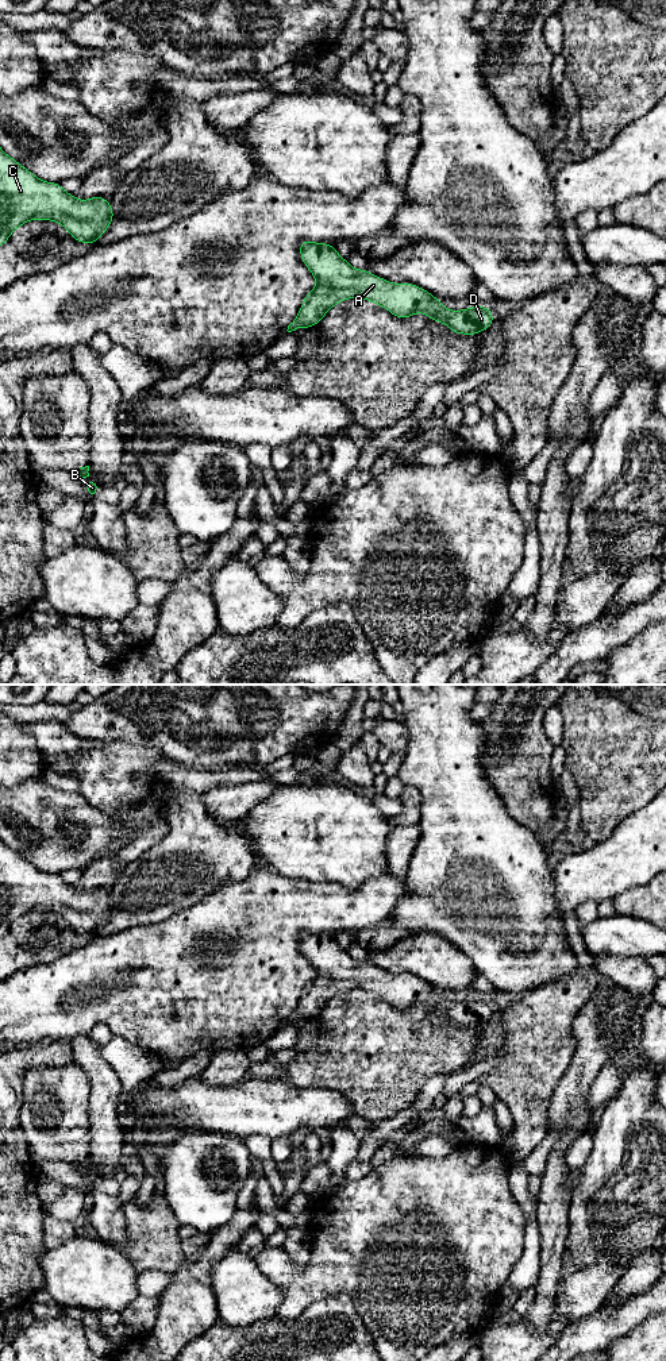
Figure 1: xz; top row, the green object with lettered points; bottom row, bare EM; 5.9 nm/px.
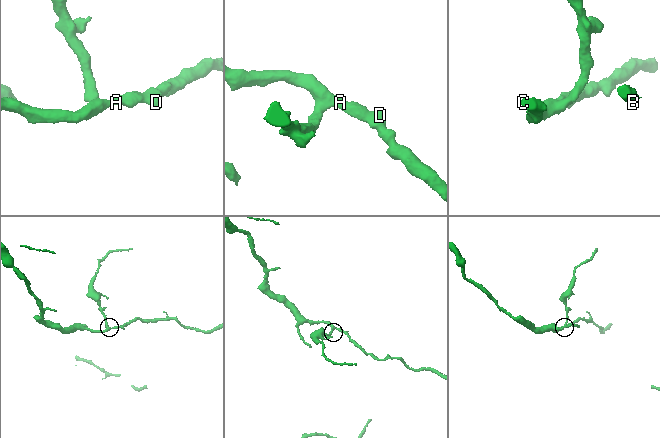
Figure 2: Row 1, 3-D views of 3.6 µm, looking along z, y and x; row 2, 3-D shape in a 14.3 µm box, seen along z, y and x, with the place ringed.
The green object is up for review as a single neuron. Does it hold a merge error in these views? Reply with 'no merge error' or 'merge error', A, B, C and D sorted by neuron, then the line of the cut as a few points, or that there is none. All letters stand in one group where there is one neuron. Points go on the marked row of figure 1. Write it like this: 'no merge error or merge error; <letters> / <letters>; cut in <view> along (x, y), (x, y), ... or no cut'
no merge error; A B C D; no cut

